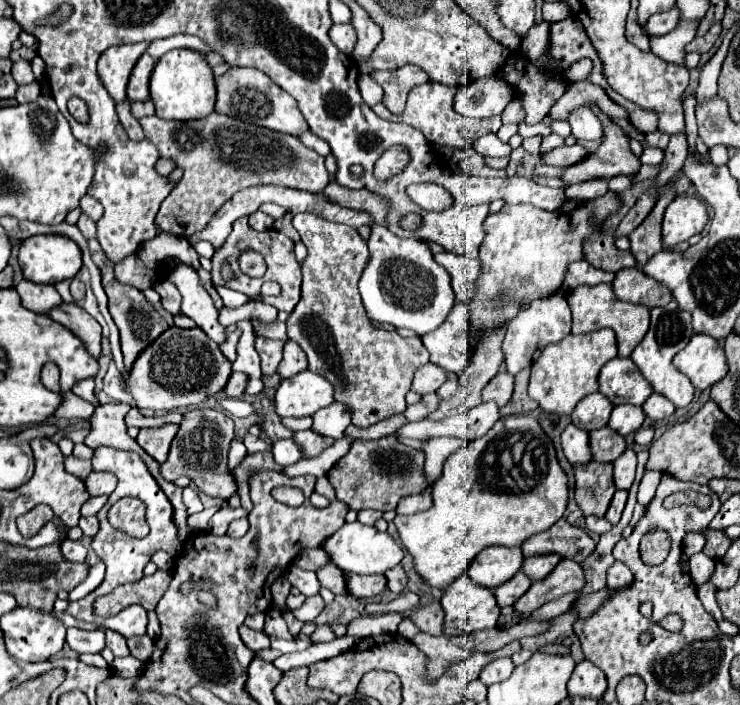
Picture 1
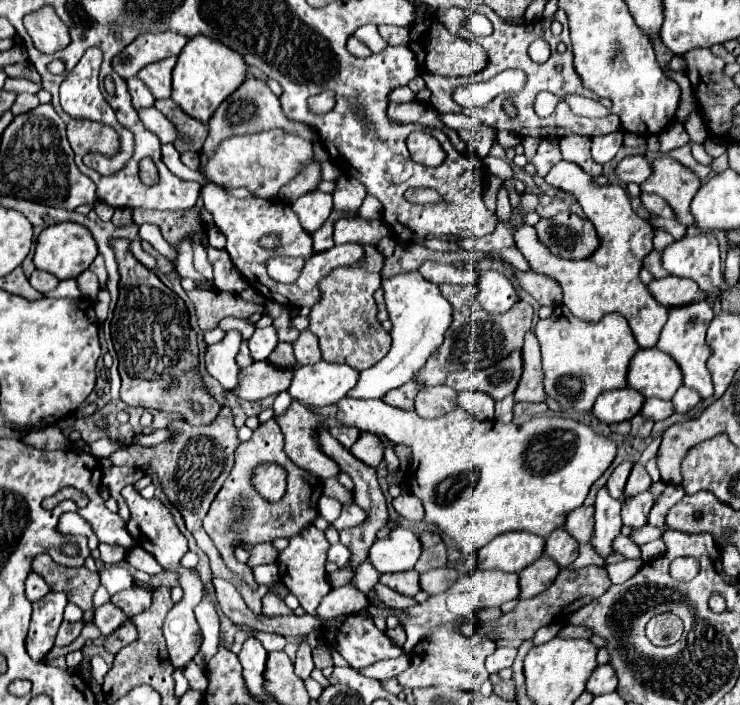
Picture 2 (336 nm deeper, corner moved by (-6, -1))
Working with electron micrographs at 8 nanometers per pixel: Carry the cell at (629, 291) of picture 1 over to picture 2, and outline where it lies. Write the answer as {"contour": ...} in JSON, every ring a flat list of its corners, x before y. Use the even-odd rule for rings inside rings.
{"contour":[[666,276,662,280,654,280,648,284,648,290,666,308,686,306,686,304,692,304,692,302,706,298,704,290,700,290,700,286,694,280,676,278,676,276]]}

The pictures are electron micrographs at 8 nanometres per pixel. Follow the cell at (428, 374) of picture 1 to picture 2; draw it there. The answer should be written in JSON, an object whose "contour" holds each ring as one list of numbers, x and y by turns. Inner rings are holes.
{"contour":[[514,350,510,356,502,358,490,368,476,370,476,372,454,372,448,376,446,384,456,392,464,390,480,390,492,396,494,400,502,400,508,394,514,394,522,376,522,350]]}

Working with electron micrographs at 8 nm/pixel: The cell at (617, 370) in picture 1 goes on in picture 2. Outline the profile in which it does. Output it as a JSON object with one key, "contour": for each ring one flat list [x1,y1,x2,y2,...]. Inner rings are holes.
{"contour":[[658,348,638,350,636,356,630,362,628,386,642,392,646,398,656,396,656,398,662,398,662,400,670,400,676,394,676,390,682,386,682,370,674,360,670,360,670,356,666,352,660,352]]}

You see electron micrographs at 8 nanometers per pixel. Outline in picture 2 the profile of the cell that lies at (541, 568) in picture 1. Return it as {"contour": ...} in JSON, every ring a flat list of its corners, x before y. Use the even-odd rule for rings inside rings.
{"contour":[[556,528,548,538,546,538,546,556,550,556,560,568,570,566,570,560,576,560,578,556,578,542,564,530]]}

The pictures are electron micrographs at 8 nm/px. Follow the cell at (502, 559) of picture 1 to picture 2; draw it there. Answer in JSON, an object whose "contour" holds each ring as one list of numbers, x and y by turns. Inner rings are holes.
{"contour":[[504,532,480,548,478,568,520,572,544,554,544,538,532,532]]}

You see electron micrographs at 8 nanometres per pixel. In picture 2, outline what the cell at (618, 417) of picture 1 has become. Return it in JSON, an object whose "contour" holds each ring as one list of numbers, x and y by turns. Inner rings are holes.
{"contour":[[646,398,644,408,642,408,642,416,656,422,656,420,664,420,668,416,674,414,674,404,670,400,660,400,660,398]]}

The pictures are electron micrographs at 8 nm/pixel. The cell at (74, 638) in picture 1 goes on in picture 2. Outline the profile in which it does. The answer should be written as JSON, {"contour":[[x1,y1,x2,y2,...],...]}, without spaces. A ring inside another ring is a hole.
{"contour":[[62,622,56,636,56,646,68,646,70,642,74,642,82,632,82,628,84,628,82,622]]}

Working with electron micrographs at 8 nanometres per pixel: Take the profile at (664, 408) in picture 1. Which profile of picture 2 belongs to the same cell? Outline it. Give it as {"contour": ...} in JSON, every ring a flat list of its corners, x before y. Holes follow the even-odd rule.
{"contour":[[680,386,678,392,672,398,676,412,688,412,690,408,694,408,700,402,700,394,688,386]]}

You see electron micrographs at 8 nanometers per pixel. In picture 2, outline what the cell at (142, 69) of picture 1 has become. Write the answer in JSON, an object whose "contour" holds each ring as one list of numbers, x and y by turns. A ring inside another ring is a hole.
{"contour":[[172,56,172,58,164,58,162,62,148,64,148,66,144,66,138,72,138,78,148,84,148,88,152,90,156,100,170,98,170,94,172,94,172,70,174,70,174,64,176,64,176,58]]}

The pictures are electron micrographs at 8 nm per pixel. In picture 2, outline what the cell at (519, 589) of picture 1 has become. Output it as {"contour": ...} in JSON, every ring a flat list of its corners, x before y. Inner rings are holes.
{"contour":[[540,556,536,562,532,562,520,572,520,598,526,600,544,592,554,582,558,572,560,566,552,558]]}

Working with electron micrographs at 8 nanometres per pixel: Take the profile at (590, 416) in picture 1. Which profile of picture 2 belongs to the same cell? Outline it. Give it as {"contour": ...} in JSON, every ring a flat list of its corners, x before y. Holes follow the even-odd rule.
{"contour":[[634,388,610,390,598,396,594,404,594,416,604,424,632,420,636,414,640,414,644,400,646,398]]}

